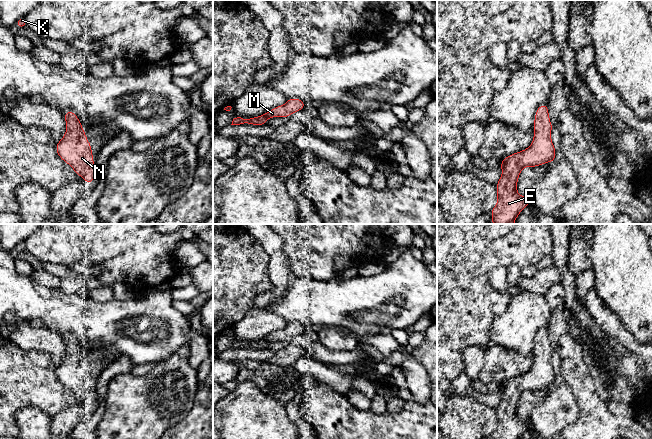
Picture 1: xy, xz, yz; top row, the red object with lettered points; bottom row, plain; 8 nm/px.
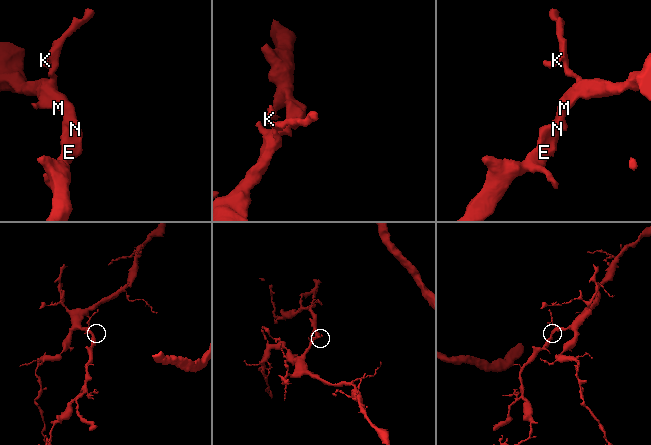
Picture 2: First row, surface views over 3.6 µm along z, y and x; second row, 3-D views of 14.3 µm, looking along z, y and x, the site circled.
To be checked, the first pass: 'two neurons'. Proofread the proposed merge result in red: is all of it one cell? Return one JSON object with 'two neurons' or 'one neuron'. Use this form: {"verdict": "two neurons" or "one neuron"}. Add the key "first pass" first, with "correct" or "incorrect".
{"first pass": "incorrect", "verdict": "one neuron"}

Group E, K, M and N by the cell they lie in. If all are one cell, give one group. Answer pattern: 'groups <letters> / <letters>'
groups E K M N

